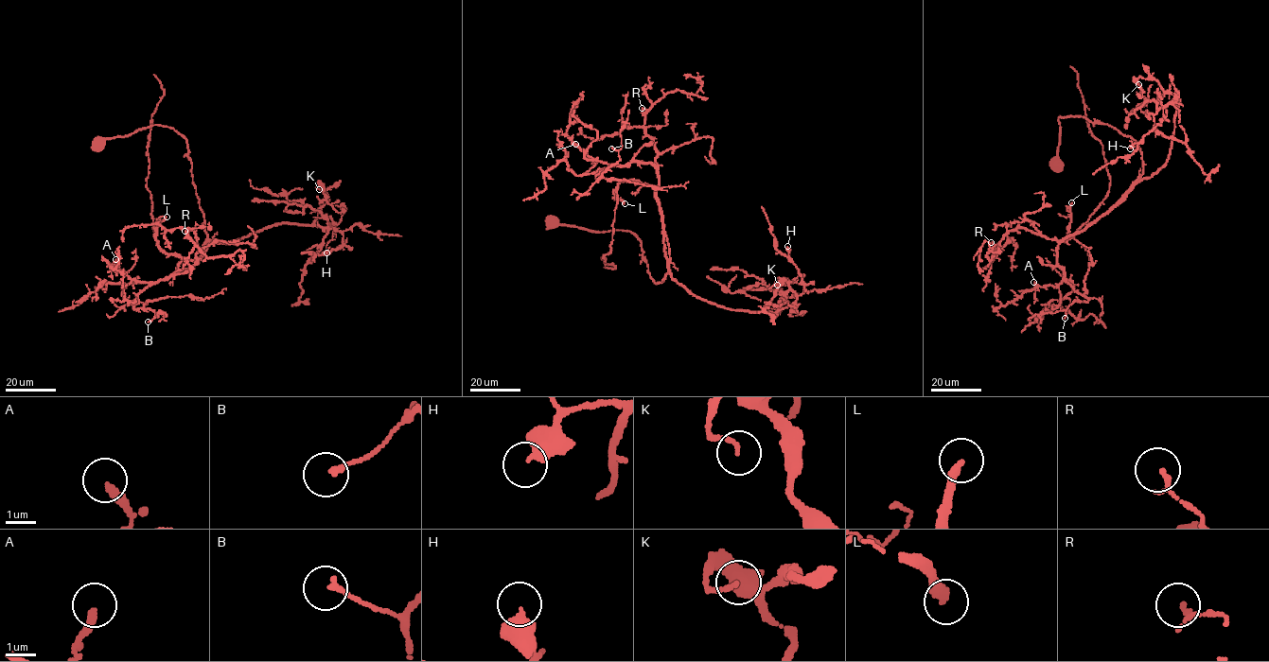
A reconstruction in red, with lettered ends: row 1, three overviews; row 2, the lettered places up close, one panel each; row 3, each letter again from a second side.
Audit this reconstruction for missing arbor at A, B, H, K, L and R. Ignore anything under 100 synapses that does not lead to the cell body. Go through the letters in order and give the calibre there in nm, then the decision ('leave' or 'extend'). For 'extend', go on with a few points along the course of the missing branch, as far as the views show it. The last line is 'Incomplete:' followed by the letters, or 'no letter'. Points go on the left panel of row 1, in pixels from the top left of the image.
A: 280 nm thick; leave
B: 180 nm thick; leave
H: 480 nm thick; leave
K: 150 nm thick; leave
L: 280 nm thick; extend; missing branch runs (167, 217), (173, 210), (184, 172), (160, 160), (142, 115), (136, 113), (122, 115), (116, 103)
R: 110 nm thick; leave
Incomplete: L

